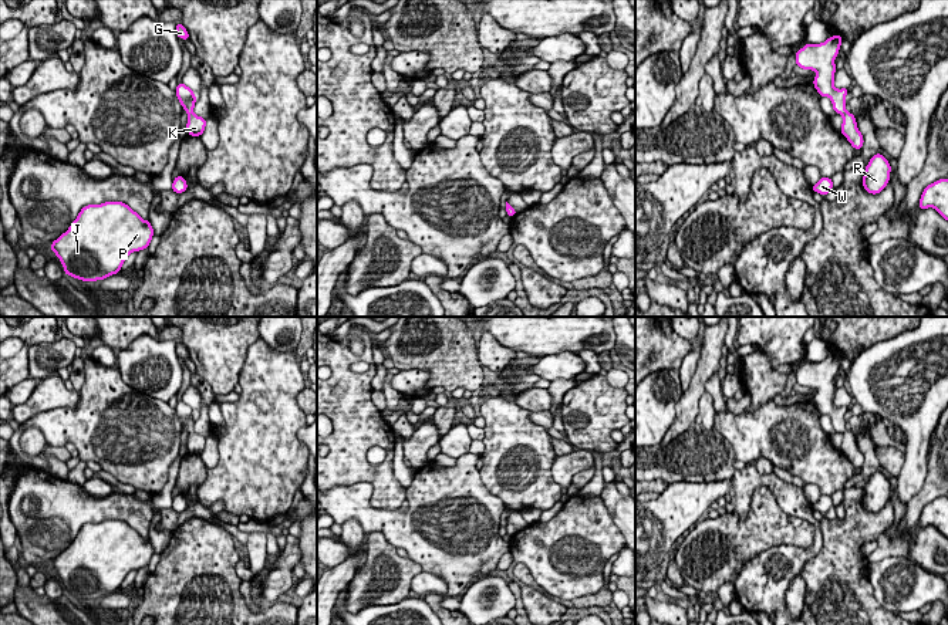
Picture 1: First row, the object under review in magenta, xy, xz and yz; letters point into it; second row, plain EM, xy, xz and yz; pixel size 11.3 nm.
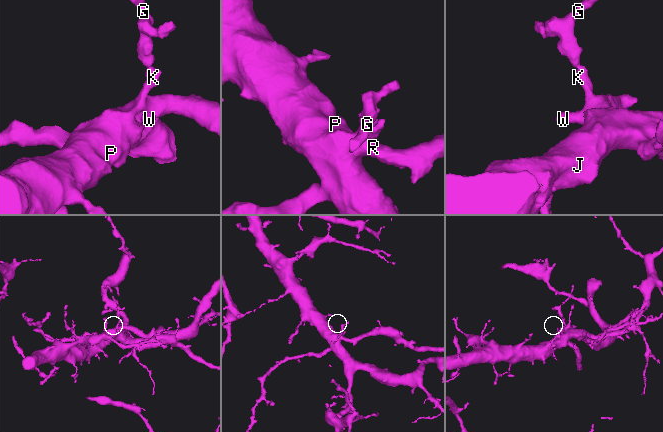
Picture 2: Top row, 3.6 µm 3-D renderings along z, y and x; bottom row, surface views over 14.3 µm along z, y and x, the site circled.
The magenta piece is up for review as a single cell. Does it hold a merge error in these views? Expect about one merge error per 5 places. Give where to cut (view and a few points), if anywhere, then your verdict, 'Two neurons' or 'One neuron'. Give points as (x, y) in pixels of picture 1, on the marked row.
No split. One neuron

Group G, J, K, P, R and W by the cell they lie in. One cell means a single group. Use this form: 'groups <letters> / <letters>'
groups G J K P R W

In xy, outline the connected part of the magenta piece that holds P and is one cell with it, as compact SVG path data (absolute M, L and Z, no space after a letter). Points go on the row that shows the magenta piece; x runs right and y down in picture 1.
M105 202L84 206L68 230L51 243L50 250L60 259L67 276L97 281L119 273L125 259L132 251L148 249L153 234L149 220L141 219L128 205Z

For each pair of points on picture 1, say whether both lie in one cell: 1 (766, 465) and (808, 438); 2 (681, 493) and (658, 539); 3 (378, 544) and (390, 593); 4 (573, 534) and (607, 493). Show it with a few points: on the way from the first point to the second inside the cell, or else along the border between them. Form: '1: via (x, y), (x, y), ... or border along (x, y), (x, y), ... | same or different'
1: border along (755, 460), (766, 458), (773, 465) | different
2: via (681, 504), (670, 516), (667, 527) | same
3: via (381, 556), (387, 581) | same
4: border along (600, 497), (611, 520), (618, 527) | different

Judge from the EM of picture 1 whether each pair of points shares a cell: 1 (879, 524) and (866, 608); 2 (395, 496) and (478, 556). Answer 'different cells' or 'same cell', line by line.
1: same cell
2: different cells

